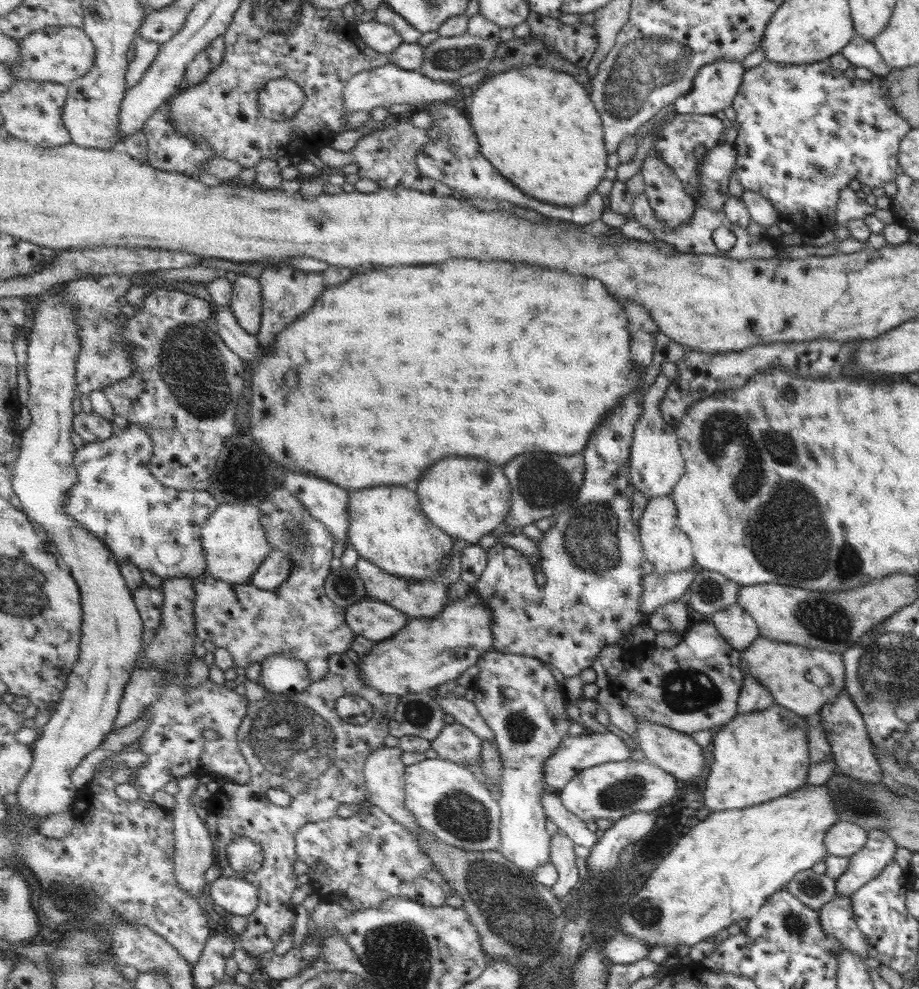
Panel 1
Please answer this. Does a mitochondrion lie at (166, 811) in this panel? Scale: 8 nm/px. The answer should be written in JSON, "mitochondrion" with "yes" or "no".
{"mitochondrion":"no"}

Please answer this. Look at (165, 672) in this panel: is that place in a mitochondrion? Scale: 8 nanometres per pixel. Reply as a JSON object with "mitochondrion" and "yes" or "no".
{"mitochondrion":"no"}

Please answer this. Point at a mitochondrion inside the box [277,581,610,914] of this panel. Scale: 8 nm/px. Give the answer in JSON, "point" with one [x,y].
{"point":[462,815]}

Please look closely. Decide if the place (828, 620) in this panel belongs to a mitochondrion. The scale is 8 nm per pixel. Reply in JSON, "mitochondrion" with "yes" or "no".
{"mitochondrion":"yes"}

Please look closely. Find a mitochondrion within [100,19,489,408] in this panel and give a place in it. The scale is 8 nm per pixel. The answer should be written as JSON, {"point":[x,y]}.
{"point":[448,59]}

